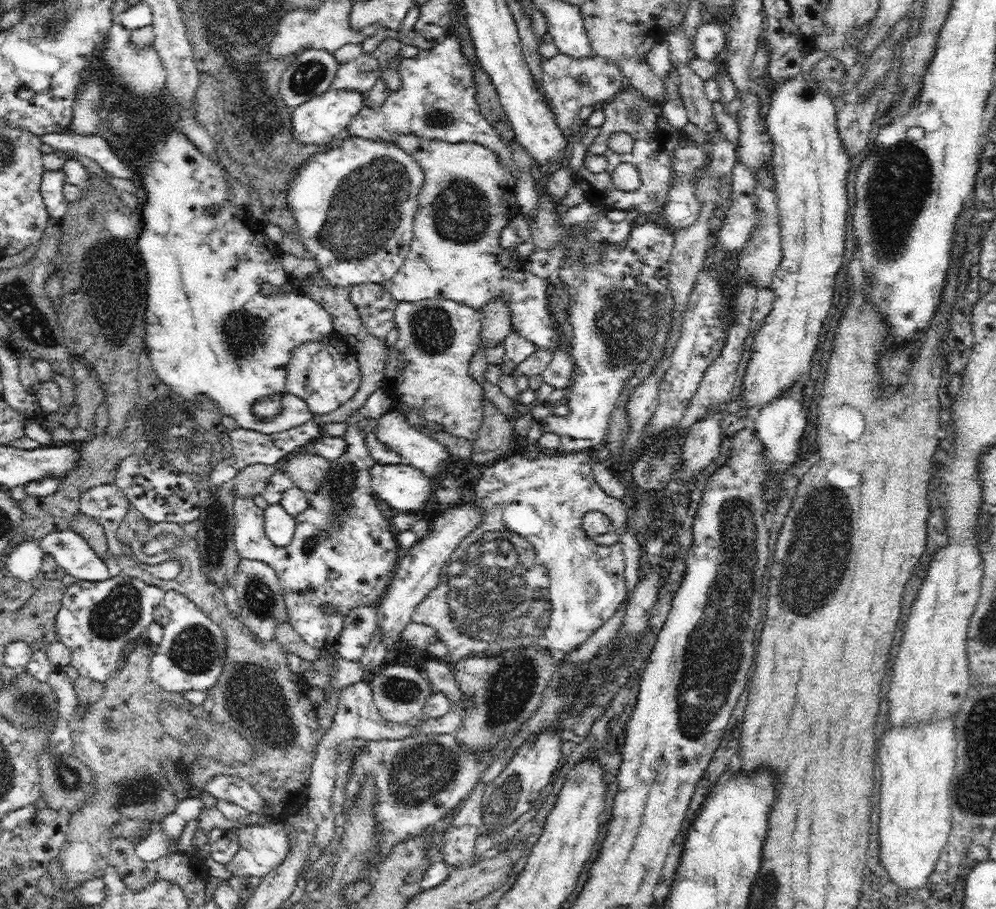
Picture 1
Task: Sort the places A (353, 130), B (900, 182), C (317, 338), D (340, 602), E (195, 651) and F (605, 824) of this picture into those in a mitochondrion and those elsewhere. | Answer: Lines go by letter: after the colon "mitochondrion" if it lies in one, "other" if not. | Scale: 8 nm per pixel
A: other
B: mitochondrion
C: other
D: other
E: mitochondrion
F: other

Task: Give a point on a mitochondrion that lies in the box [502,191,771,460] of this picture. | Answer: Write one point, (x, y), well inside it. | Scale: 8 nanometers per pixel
(617, 326)

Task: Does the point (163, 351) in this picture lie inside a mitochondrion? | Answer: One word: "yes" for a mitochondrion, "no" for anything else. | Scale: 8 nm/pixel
no

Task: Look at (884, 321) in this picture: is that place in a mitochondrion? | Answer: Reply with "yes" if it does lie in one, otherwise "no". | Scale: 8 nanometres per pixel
no

